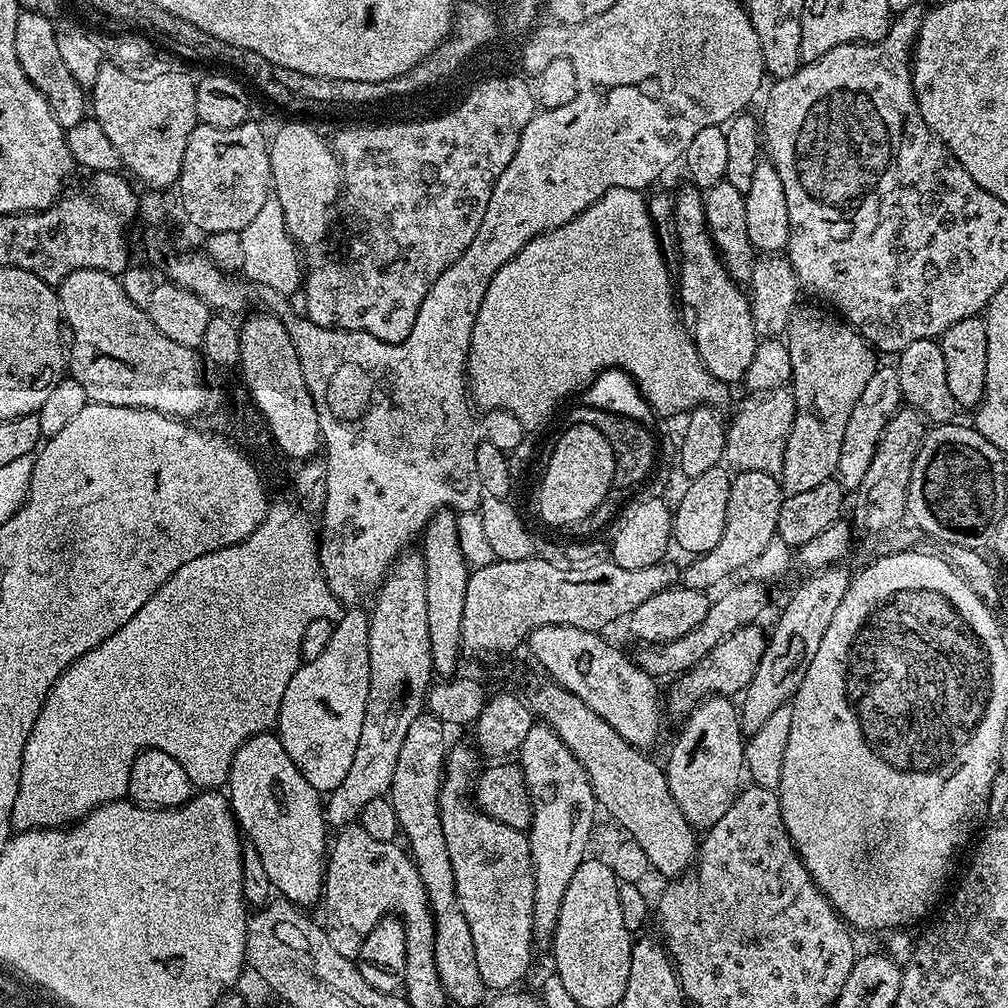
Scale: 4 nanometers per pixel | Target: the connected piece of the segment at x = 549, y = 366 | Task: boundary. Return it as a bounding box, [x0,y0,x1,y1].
[466,188,730,426]

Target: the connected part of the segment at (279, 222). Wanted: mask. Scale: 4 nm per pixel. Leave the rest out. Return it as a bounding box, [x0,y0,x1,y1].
[240,196,303,296]

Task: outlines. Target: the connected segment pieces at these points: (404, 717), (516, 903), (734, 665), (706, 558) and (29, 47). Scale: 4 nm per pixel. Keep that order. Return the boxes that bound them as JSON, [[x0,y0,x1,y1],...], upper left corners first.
[[323,550,434,829],[439,744,532,990],[672,624,766,714],[682,470,785,592],[14,11,86,130]]

